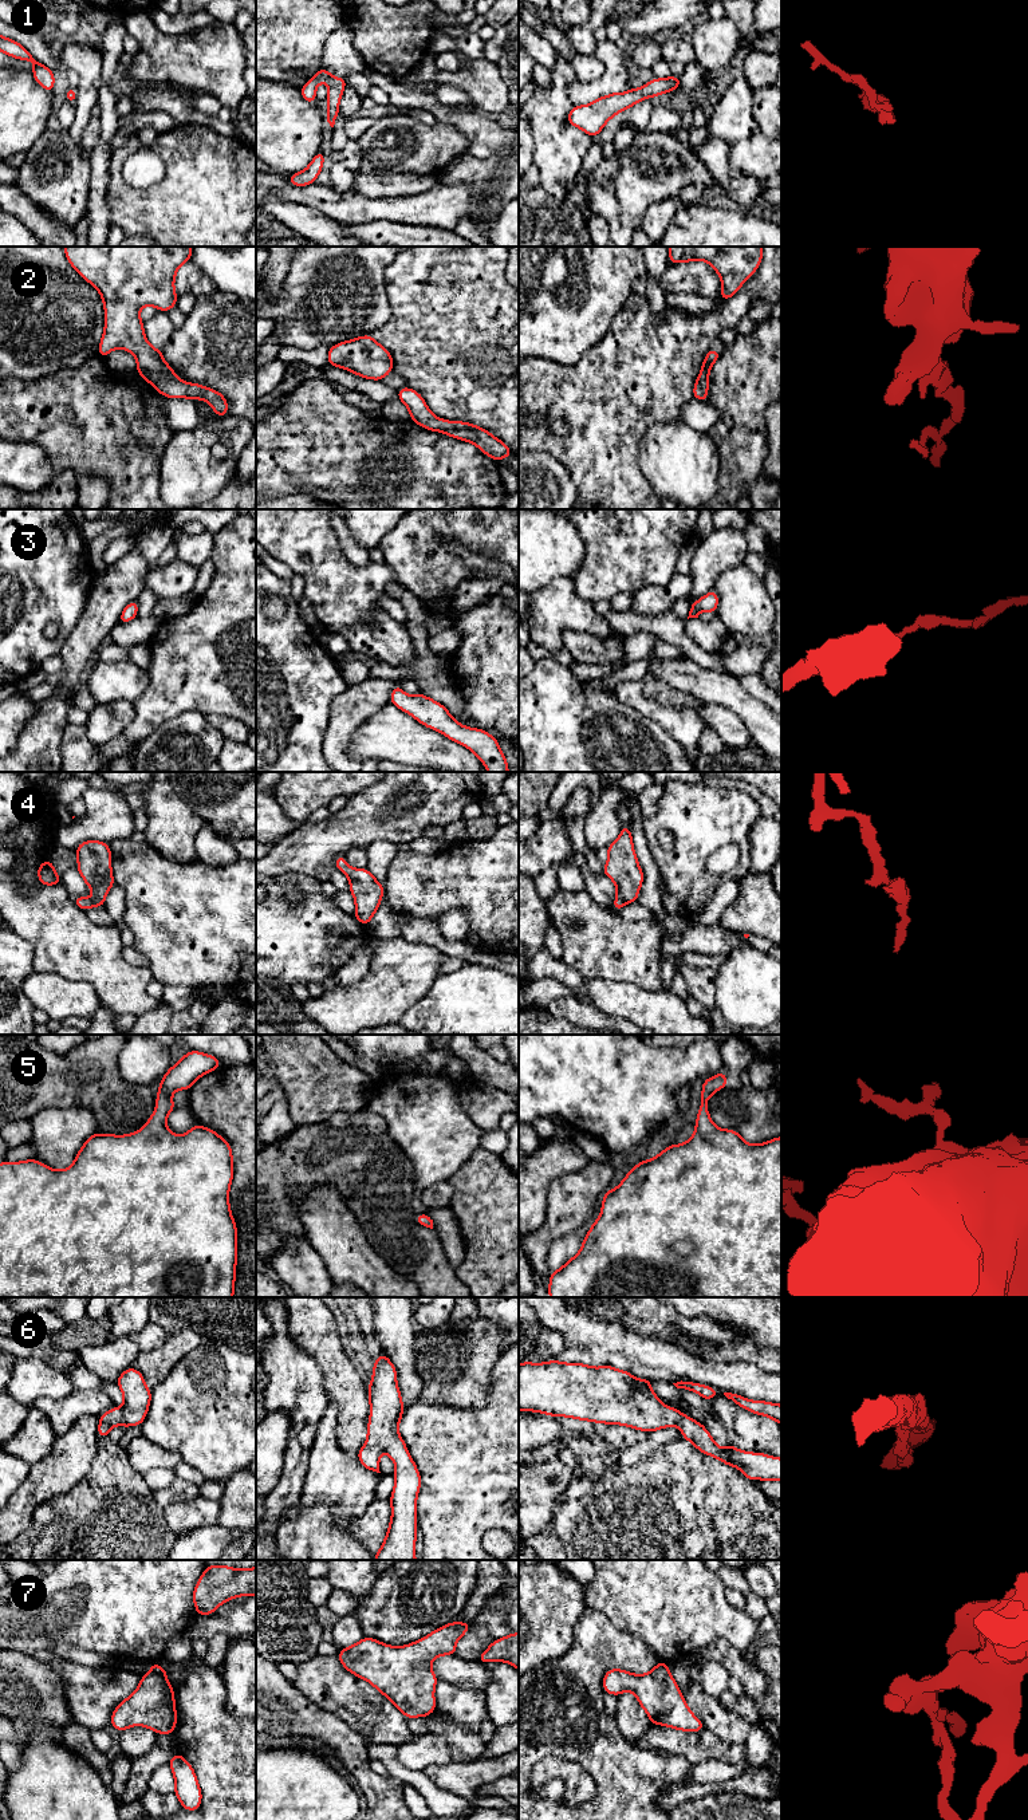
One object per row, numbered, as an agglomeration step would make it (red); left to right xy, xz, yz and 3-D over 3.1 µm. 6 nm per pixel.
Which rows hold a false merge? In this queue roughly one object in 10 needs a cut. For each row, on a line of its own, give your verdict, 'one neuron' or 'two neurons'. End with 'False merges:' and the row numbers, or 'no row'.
1: one neuron
2: one neuron
3: one neuron
4: one neuron
5: one neuron
6: one neuron
7: one neuron
False merges: no row

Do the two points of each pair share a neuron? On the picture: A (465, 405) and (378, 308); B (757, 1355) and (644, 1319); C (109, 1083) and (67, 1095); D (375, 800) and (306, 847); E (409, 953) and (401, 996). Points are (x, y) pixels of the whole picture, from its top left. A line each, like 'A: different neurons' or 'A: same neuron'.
A: different neurons
B: same neuron
C: same neuron
D: same neuron
E: same neuron

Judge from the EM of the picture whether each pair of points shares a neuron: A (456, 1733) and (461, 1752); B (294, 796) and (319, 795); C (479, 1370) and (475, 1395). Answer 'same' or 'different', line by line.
A: same
B: same
C: same

